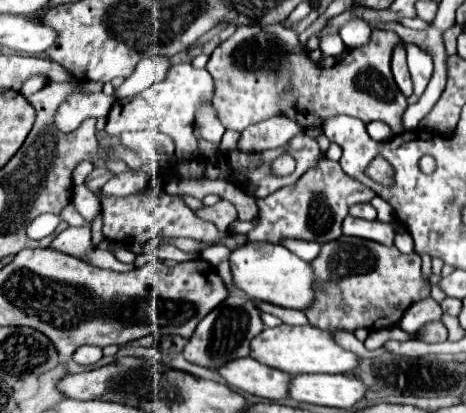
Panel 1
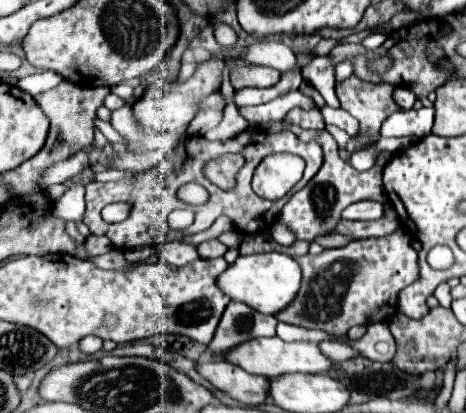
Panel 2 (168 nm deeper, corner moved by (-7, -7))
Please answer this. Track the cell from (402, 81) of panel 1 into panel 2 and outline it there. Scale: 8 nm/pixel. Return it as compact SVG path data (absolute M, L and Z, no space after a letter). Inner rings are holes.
M397 86L395 92L393 92L393 100L395 100L395 104L397 104L399 108L409 110L409 108L413 108L413 104L415 104L415 94L409 92L409 90L403 88L403 86Z

